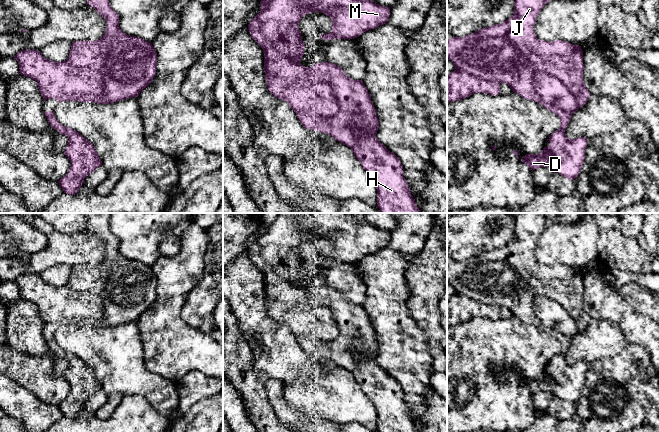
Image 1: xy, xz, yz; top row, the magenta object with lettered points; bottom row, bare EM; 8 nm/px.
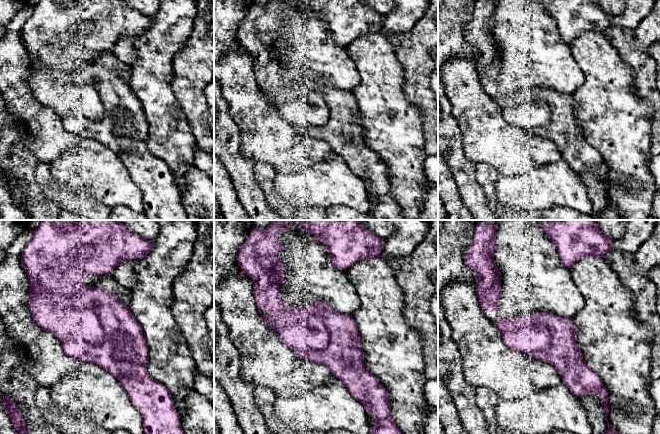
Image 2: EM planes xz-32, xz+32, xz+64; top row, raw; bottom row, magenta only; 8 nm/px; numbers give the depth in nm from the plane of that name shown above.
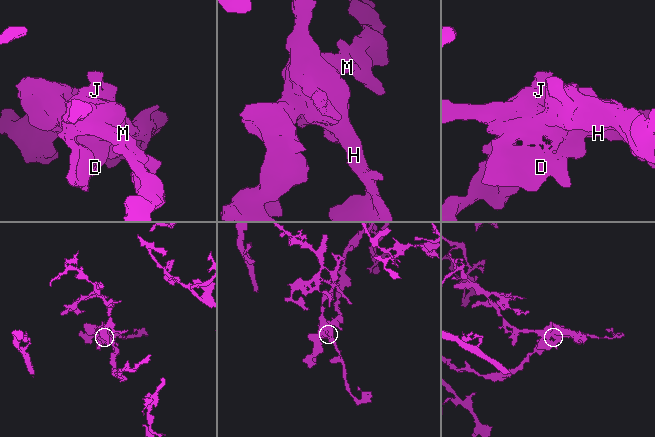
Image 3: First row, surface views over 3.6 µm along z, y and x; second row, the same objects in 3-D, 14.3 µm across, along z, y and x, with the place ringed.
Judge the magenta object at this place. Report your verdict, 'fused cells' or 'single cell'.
fused cells

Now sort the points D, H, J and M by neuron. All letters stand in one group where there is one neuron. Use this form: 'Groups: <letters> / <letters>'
Groups: D H J / M

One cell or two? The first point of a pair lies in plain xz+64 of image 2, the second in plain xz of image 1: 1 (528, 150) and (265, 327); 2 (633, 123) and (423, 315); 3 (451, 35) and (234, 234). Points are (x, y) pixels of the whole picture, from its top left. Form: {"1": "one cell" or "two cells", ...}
{"1": "one cell", "2": "two cells", "3": "one cell"}

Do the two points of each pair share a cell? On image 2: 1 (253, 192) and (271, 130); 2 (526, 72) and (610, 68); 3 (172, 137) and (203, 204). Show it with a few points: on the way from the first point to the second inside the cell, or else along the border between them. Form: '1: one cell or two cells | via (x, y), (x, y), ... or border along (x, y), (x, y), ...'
1: two cells | border along (241, 143), (241, 152), (256, 161)
2: two cells | border along (569, 48), (584, 77), (584, 82), (574, 92)
3: two cells | border along (193, 164), (184, 176), (184, 189), (179, 191)

